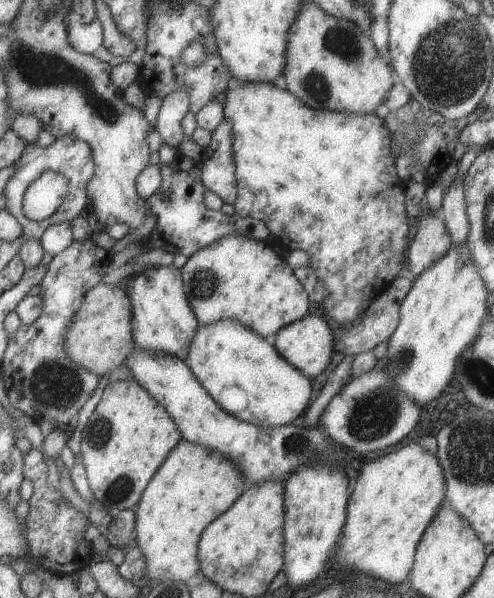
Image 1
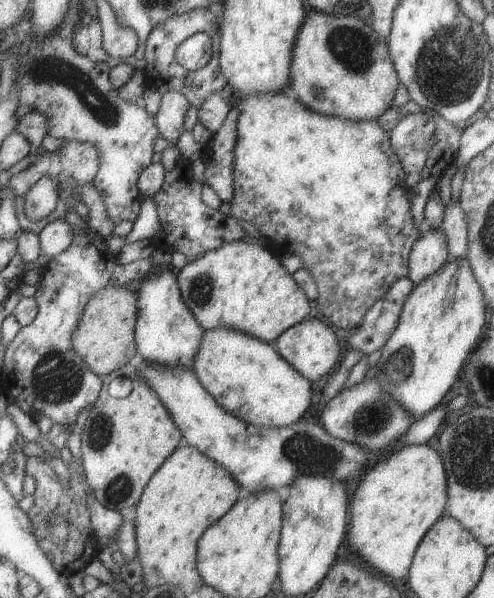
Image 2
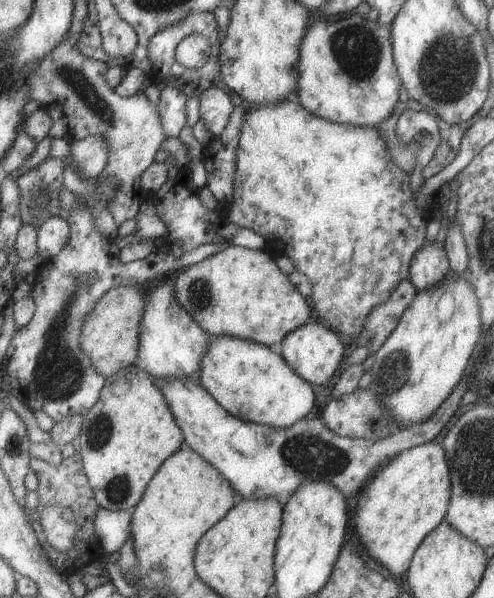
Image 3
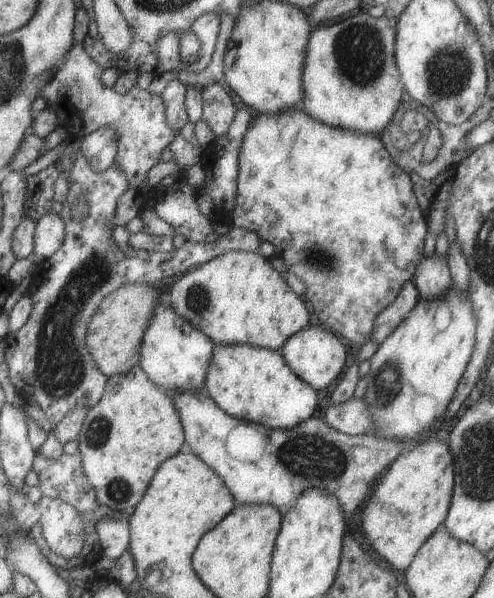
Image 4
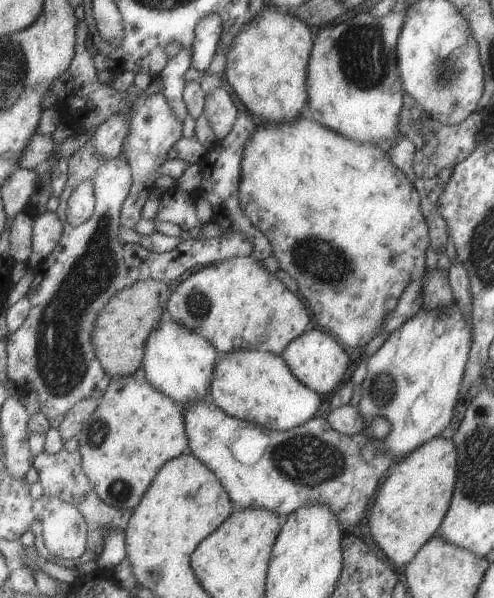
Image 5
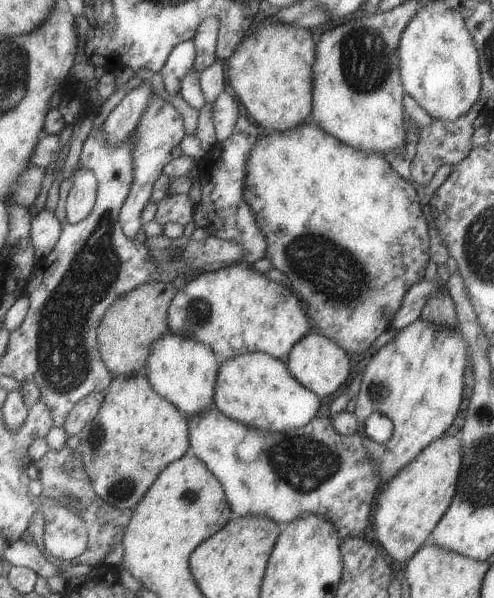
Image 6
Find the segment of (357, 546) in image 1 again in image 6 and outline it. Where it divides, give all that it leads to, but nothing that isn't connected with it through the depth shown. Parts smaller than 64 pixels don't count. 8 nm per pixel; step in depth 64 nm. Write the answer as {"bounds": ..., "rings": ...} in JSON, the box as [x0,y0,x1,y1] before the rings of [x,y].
{"bounds":[373,436,463,566],"rings":[[[441,436],[427,444],[379,490],[373,510],[373,533],[376,542],[393,559],[395,566],[401,566],[420,547],[427,543],[431,530],[447,511],[457,487],[459,470],[463,460],[461,442],[453,436]]]}

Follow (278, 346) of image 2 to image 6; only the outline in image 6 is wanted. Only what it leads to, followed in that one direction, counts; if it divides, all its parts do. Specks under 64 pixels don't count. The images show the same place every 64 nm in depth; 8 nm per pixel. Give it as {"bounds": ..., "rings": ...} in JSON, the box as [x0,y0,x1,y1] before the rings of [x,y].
{"bounds":[284,332,349,399],"rings":[[[315,332],[303,336],[299,342],[295,342],[284,360],[286,368],[292,378],[299,382],[300,386],[307,388],[319,399],[325,398],[341,386],[349,374],[349,358],[347,354],[335,342]]]}

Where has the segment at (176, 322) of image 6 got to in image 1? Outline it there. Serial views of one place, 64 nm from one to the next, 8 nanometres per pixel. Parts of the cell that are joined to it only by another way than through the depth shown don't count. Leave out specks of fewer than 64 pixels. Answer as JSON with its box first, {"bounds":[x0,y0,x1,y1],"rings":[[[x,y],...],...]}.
{"bounds":[180,234,308,341],"rings":[[[239,234],[219,238],[211,246],[191,254],[180,268],[183,292],[199,325],[235,320],[270,341],[283,326],[308,314],[308,295],[285,264],[265,242]]]}

